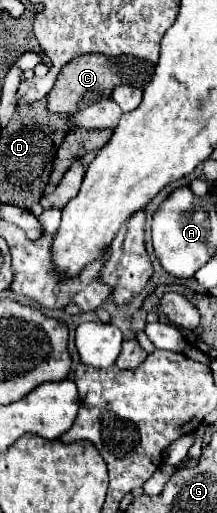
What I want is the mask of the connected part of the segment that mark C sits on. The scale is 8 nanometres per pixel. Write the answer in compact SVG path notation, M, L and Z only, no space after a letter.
M86 54L74 58L64 66L54 88L48 94L48 108L50 112L76 112L102 98L110 98L112 90L120 84L136 82L138 88L144 88L152 80L152 74L154 74L152 62L144 64L144 60L116 60L104 54Z

